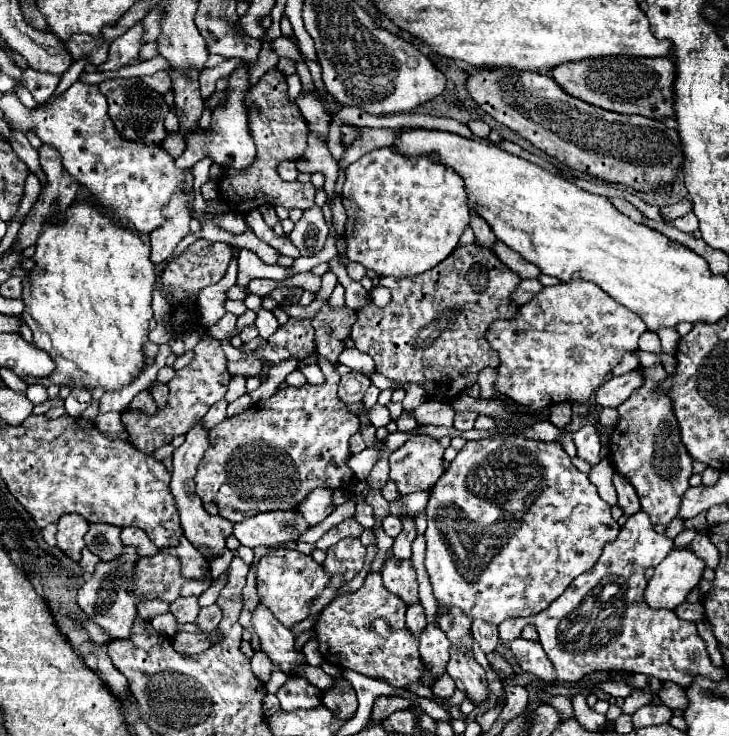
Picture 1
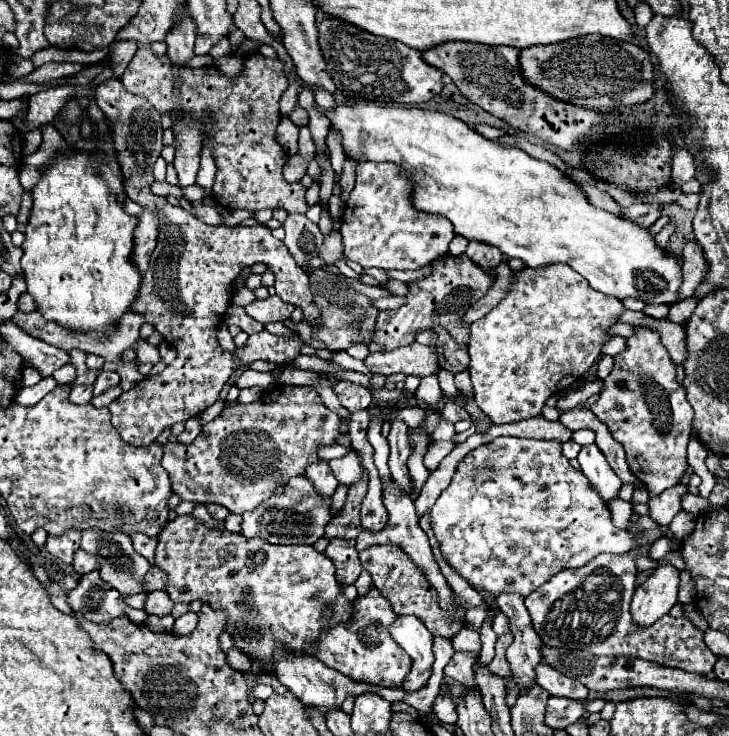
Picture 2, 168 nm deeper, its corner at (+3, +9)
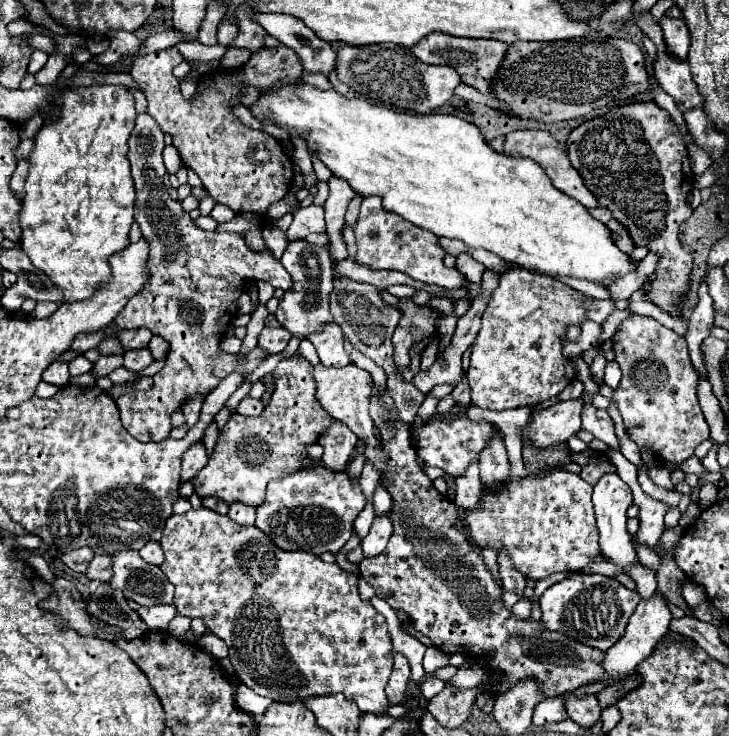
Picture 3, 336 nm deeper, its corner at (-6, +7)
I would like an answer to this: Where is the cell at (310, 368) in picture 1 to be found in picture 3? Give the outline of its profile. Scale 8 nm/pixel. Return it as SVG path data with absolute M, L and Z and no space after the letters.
M381 483L375 485L373 503L375 503L375 515L383 515L383 513L387 513L391 509L391 495L385 493L385 487Z

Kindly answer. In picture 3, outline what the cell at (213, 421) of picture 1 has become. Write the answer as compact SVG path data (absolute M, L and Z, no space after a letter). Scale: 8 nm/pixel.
M201 441L193 443L185 455L183 455L183 475L181 475L181 481L185 483L187 479L191 479L195 475L195 471L199 471L199 467L203 467L207 461L207 449Z

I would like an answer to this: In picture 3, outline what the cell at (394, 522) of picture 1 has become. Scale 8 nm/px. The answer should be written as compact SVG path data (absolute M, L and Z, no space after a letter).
M389 513L375 517L367 537L361 543L365 557L373 557L373 555L379 555L381 551L385 551L387 541L389 541L391 535L393 535L393 523L391 523Z

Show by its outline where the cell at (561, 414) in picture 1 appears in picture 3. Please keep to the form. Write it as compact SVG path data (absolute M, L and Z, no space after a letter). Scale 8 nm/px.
M591 403L585 405L585 411L581 411L583 429L589 431L595 439L601 439L609 449L619 449L619 437L615 433L615 423L609 417L607 411L593 407Z

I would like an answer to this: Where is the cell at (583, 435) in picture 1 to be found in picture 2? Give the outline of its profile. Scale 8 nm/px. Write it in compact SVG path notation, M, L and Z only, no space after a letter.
M586 445L582 447L580 455L578 455L578 463L580 463L580 471L588 477L590 487L596 489L600 493L600 499L608 505L612 499L618 497L618 491L622 487L622 481L618 479L618 475L610 469L610 465L606 463L604 455L600 453L600 449L596 445Z

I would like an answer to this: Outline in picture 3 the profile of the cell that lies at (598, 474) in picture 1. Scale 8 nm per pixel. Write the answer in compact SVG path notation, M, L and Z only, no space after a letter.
M633 539L633 547L635 547L635 551L637 551L637 559L639 559L639 563L643 563L643 565L647 565L647 567L651 567L651 569L657 569L659 567L659 555L653 551L653 549L649 549L649 547L641 547L639 543L635 543L635 539Z

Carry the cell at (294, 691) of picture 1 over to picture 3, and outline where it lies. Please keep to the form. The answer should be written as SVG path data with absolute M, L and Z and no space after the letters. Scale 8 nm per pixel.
M239 685L237 687L237 707L247 709L251 715L263 715L263 711L267 711L267 707L273 701L269 701L267 697L261 697L257 693L253 693L251 687L247 685Z

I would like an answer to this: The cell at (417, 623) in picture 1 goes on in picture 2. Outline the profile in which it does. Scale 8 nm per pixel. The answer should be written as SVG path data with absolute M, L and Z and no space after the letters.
M400 615L390 625L390 635L412 657L412 669L404 679L402 689L422 689L428 683L428 677L432 675L432 633L418 617Z

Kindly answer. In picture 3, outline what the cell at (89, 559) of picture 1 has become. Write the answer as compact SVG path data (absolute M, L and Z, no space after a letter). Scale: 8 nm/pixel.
M95 555L93 561L89 563L85 571L87 579L97 579L97 581L109 581L111 579L111 557L107 555Z

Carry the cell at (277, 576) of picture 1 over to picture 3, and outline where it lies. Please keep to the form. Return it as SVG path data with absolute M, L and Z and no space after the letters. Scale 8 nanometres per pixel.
M191 509L183 515L171 515L167 519L167 525L163 529L163 539L161 539L161 547L165 551L165 561L161 565L161 571L167 575L167 579L175 585L175 607L181 615L187 617L201 617L203 623L219 637L227 643L229 647L229 657L233 667L237 669L237 677L241 679L241 683L249 685L255 693L269 697L273 701L303 701L307 697L313 695L327 695L327 693L339 693L343 691L347 697L351 697L353 701L357 701L359 709L363 713L373 713L373 715L387 715L389 709L389 699L385 695L385 685L391 673L391 659L389 659L389 651L391 651L391 639L389 639L389 631L387 631L387 623L385 617L381 613L375 611L375 607L369 601L363 601L359 597L357 591L357 577L349 571L343 571L337 563L325 563L321 561L317 555L305 553L305 551L283 551L279 549L269 537L261 535L261 531L257 531L257 527L241 527L235 521L231 521L227 515L217 515L211 509Z

